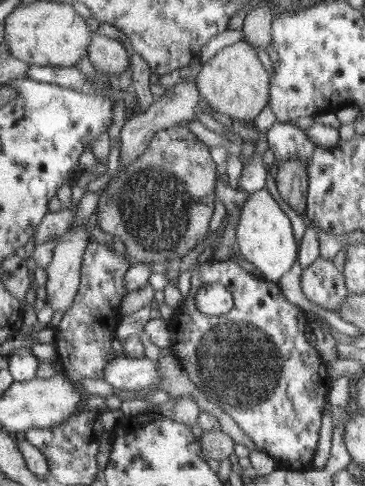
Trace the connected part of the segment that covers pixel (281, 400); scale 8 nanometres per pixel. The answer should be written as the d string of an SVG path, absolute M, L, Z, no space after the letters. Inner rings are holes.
M208 260L192 278L192 290L183 298L180 309L170 320L172 348L190 379L202 390L209 401L223 408L254 441L276 462L288 469L309 470L320 448L320 430L324 409L330 402L335 379L316 345L308 339L306 328L311 324L302 306L292 304L280 284L256 277L237 261ZM208 284L225 284L235 296L235 307L230 313L216 316L198 307L198 292Z

